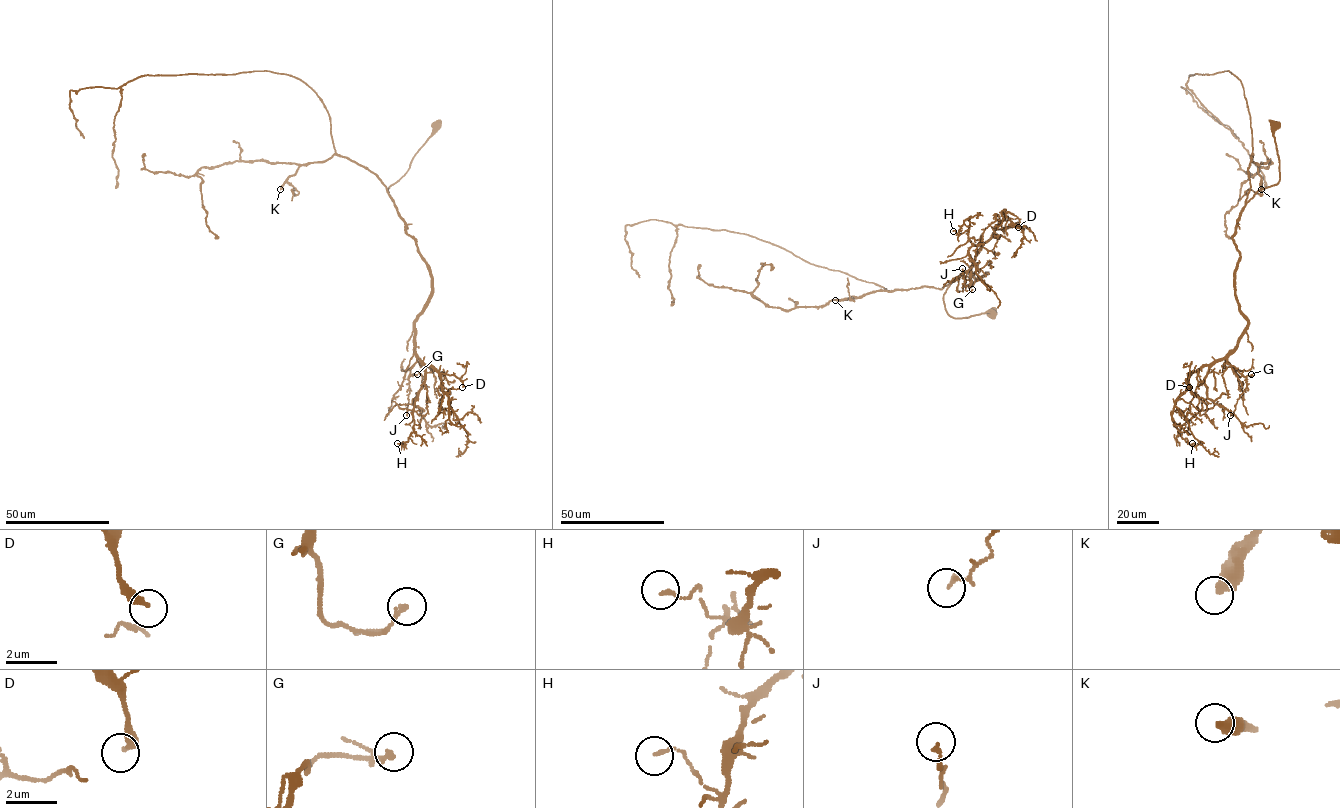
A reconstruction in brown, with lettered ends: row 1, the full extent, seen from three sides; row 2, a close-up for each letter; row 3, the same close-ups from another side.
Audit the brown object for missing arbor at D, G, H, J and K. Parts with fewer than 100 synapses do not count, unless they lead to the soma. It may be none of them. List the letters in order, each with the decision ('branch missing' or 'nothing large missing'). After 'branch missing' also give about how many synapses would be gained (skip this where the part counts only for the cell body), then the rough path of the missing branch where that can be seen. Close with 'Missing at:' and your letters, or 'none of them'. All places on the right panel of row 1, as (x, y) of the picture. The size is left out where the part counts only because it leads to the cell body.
D: nothing large missing
G: nothing large missing
H: nothing large missing
J: nothing large missing
K: branch missing | 120 syn | (1261, 189), (1259, 198), (1248, 212), (1211, 234), (1210, 256), (1194, 251)
Missing at: K

